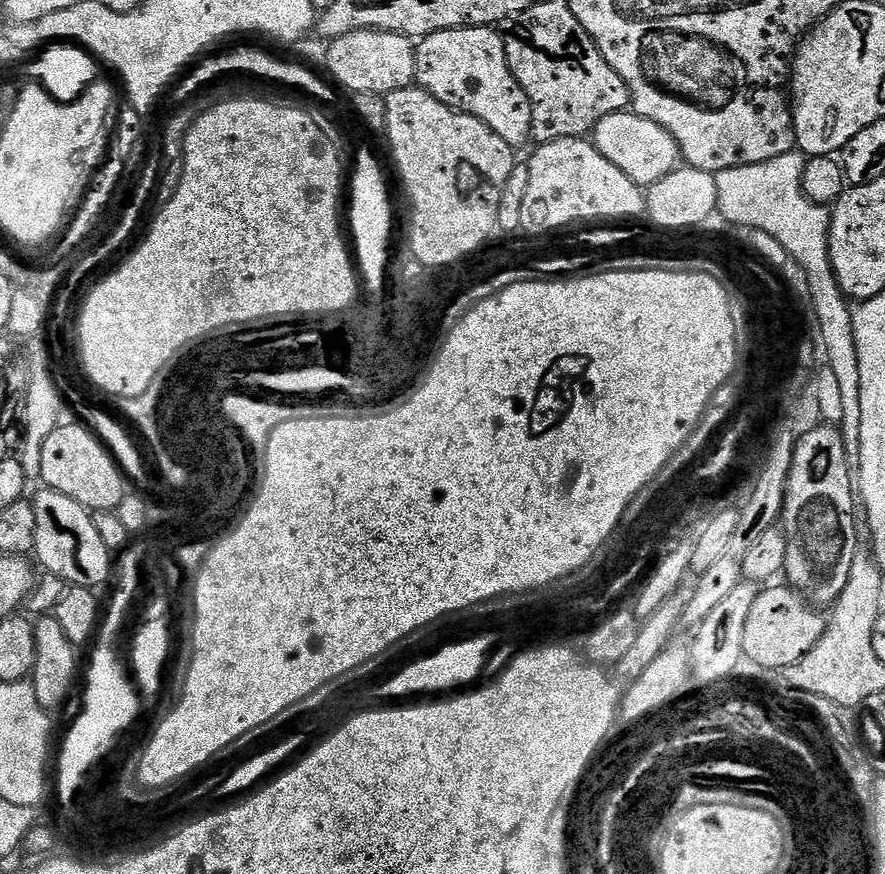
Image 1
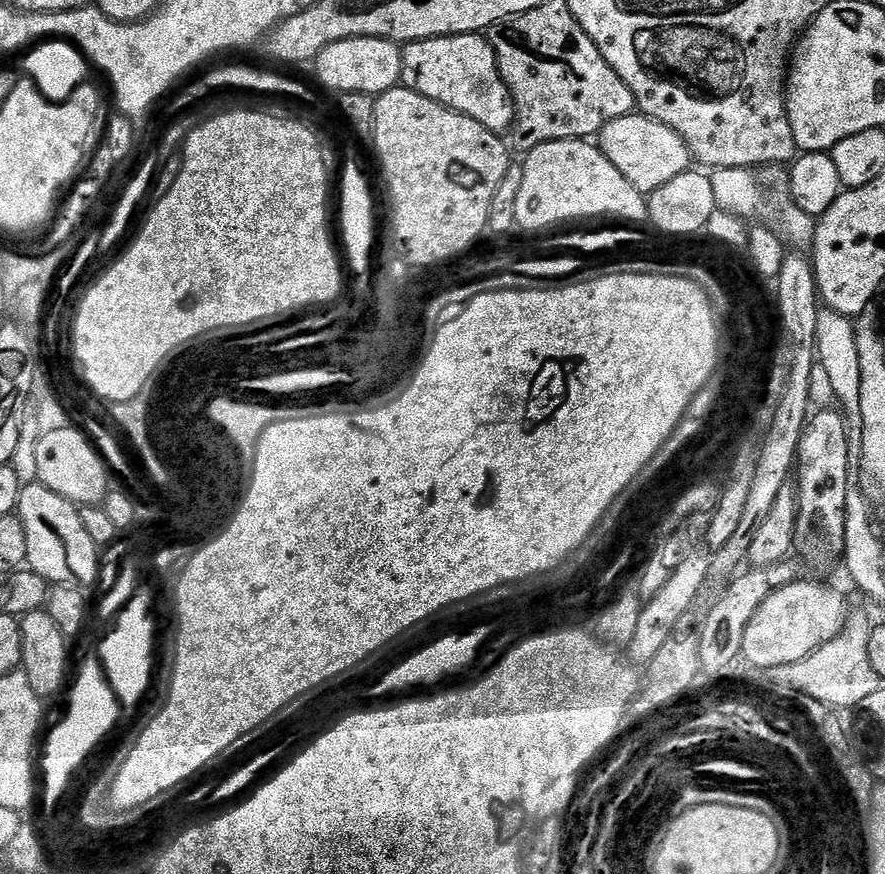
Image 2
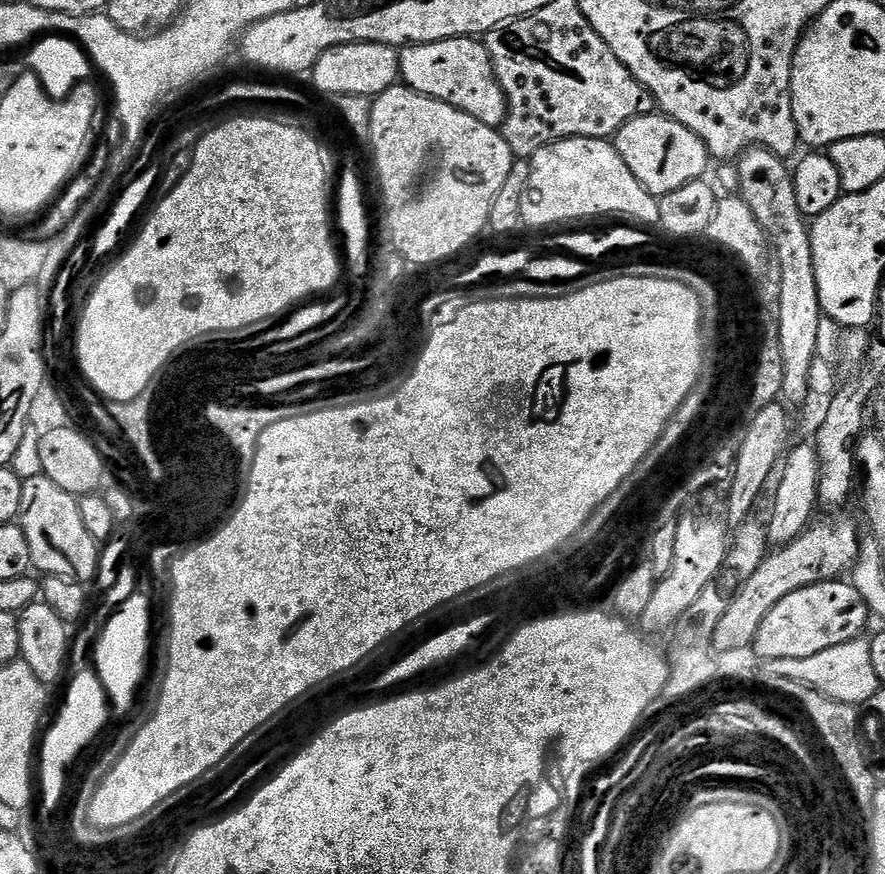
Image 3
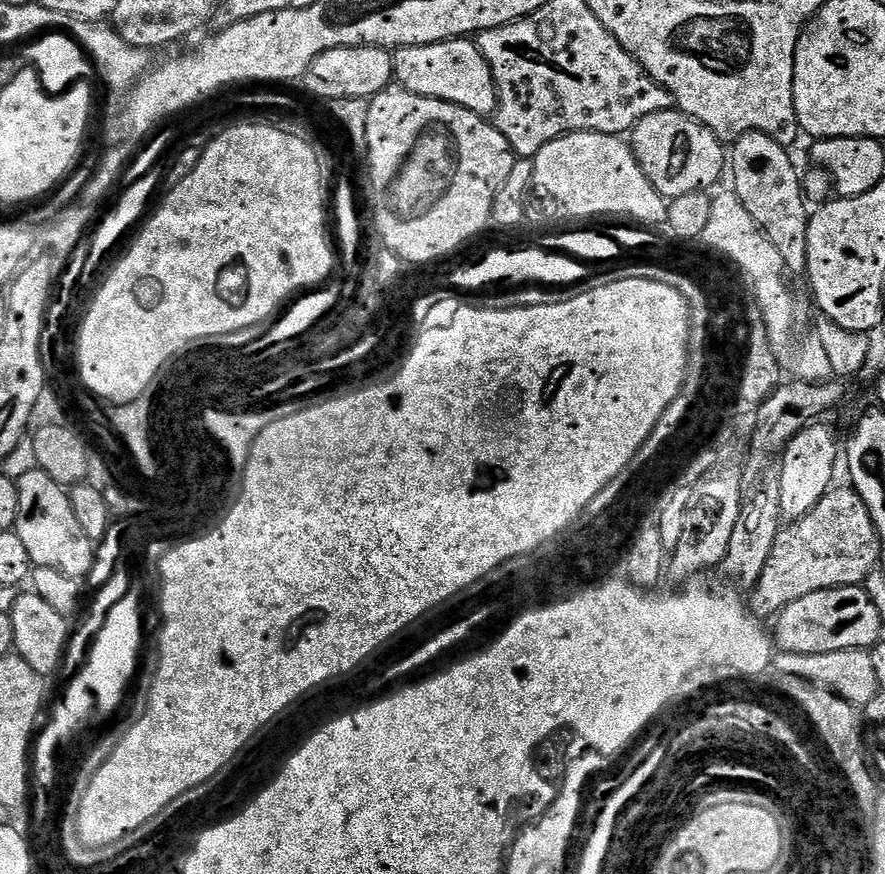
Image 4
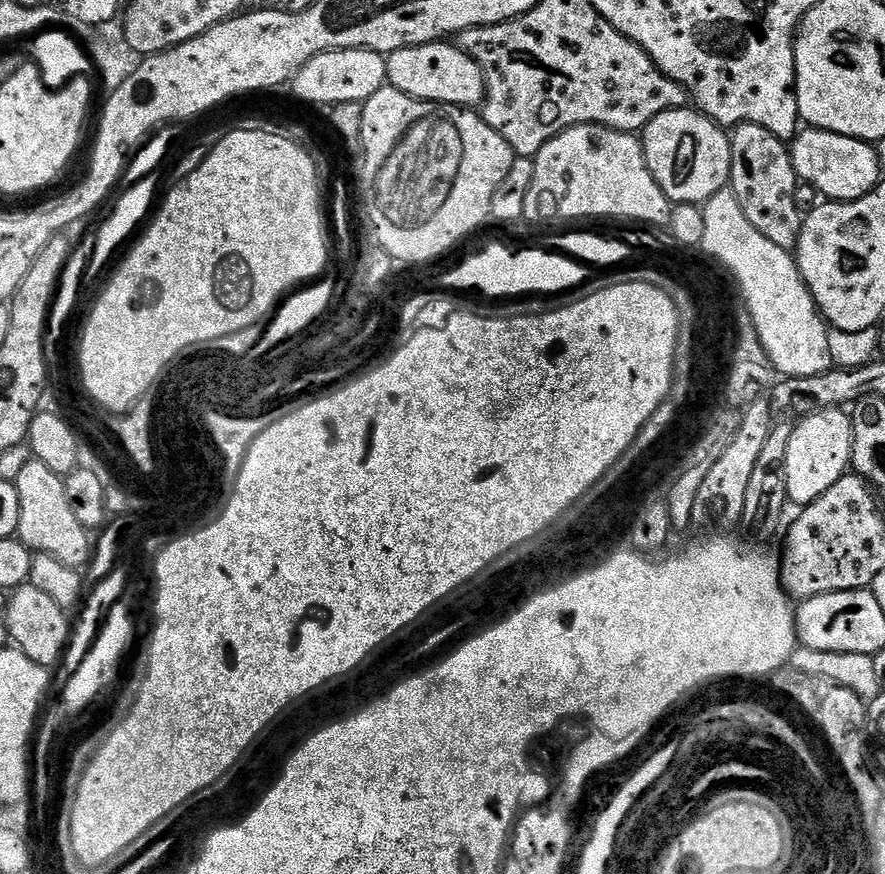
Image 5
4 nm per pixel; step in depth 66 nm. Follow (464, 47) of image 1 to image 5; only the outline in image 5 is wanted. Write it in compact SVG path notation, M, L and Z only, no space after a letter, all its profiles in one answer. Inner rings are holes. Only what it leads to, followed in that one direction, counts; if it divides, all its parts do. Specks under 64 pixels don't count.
M433 42L403 48L389 52L386 56L388 66L387 83L393 88L402 90L402 94L419 100L429 100L435 104L457 104L469 110L483 105L484 75L474 62L455 43Z

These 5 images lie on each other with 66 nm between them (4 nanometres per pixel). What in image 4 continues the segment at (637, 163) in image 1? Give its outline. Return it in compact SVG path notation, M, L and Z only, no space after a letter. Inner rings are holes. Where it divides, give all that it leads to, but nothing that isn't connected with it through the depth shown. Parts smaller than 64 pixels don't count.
M679 110L655 112L639 120L630 133L630 147L648 181L665 198L675 198L682 194L711 189L711 184L723 172L724 175L726 172L725 145L717 140L708 129L702 127L699 122L693 120L691 116L685 116Z

